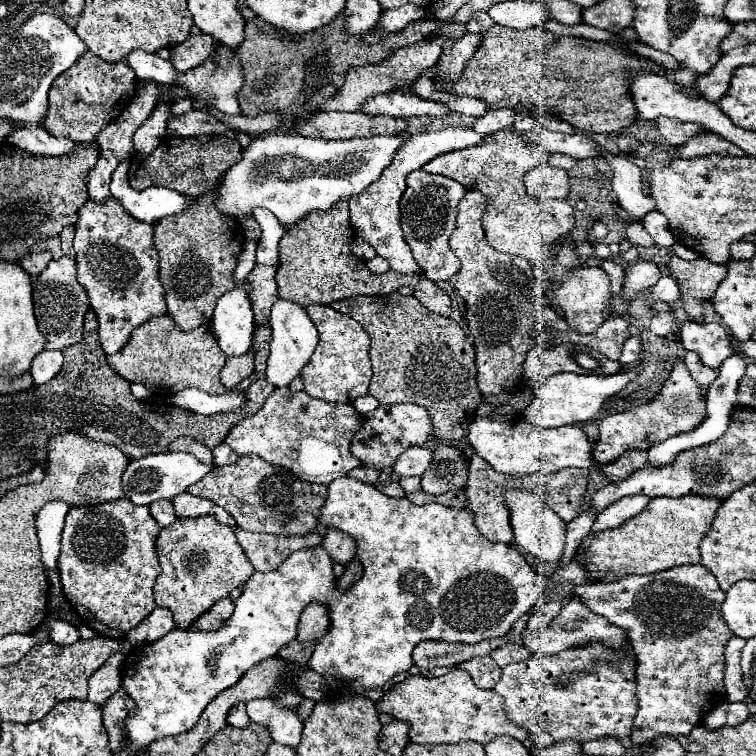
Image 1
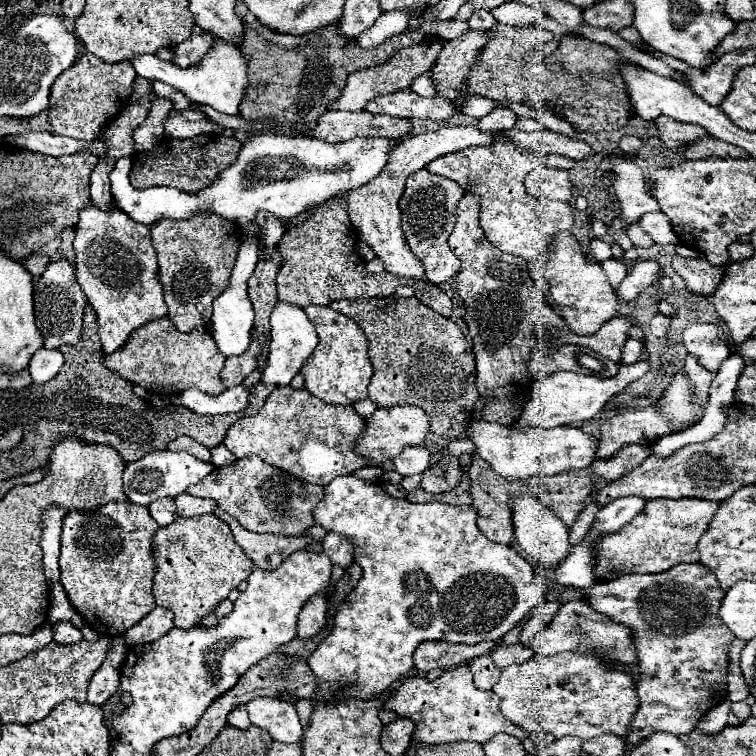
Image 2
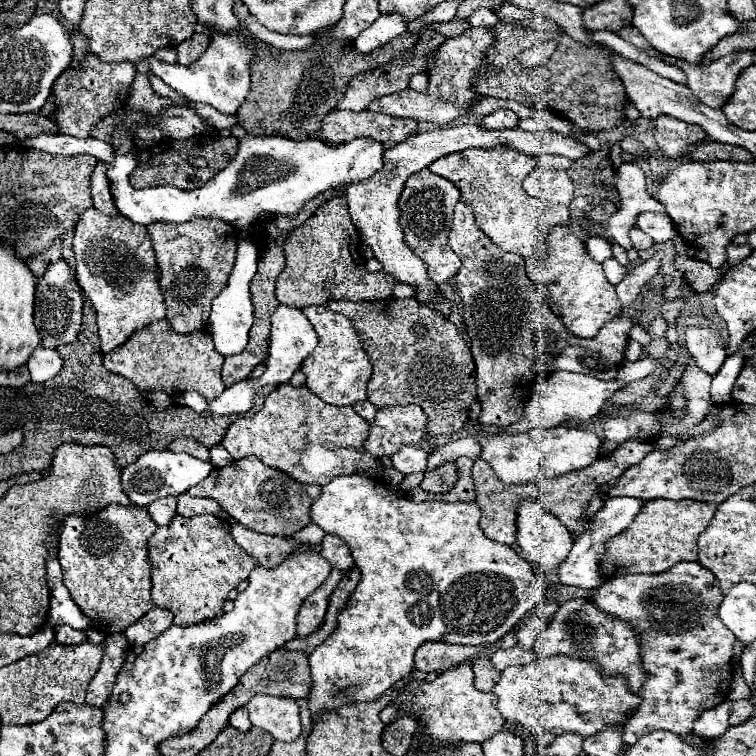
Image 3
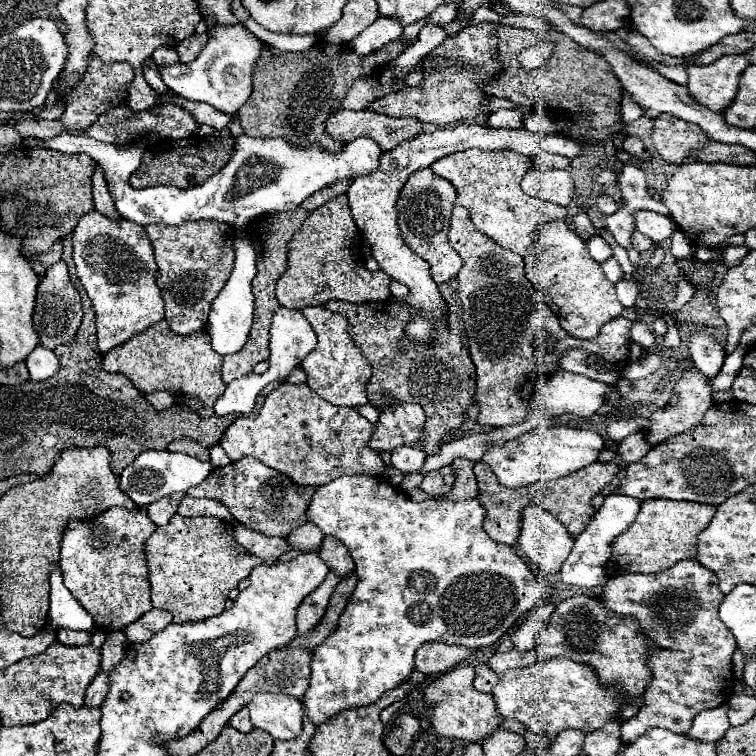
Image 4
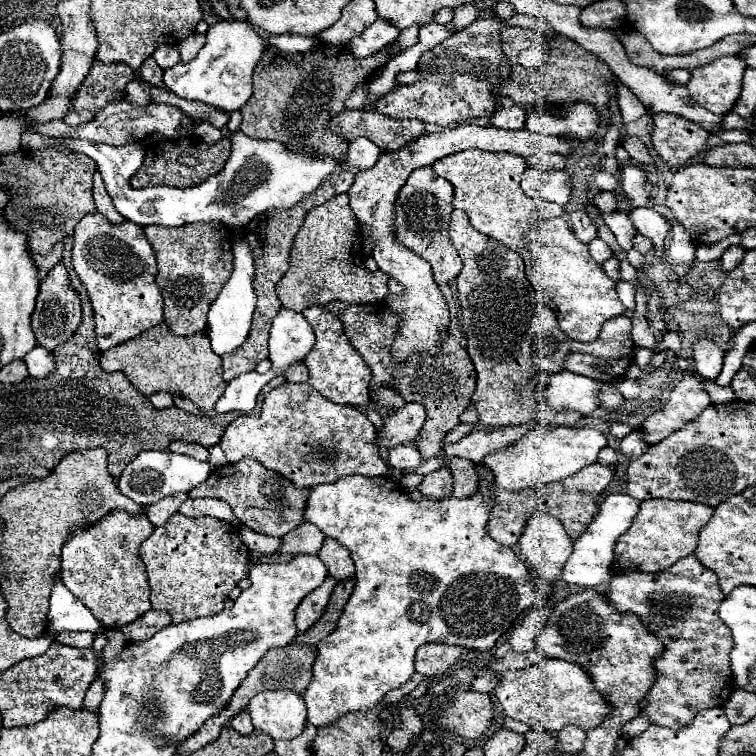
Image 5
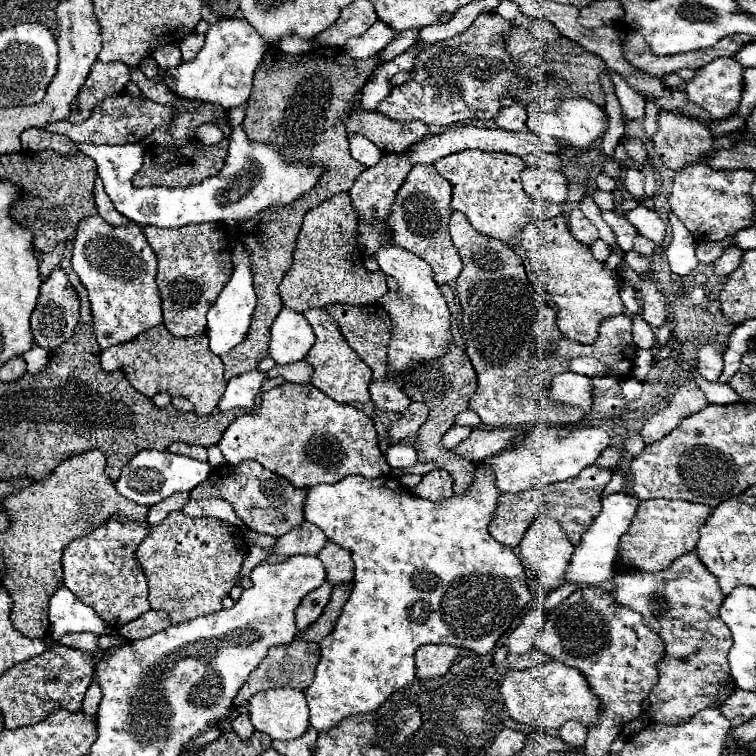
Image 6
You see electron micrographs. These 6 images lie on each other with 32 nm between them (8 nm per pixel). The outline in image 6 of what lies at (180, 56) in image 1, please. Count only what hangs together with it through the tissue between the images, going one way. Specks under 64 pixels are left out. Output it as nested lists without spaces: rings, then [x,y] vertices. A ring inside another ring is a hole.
[[[192,32],[192,34],[188,34],[182,42],[180,42],[180,50],[182,50],[182,60],[184,62],[188,62],[188,60],[192,60],[198,52],[200,52],[200,48],[204,46],[204,36],[200,36],[200,34],[196,34],[196,32]]]

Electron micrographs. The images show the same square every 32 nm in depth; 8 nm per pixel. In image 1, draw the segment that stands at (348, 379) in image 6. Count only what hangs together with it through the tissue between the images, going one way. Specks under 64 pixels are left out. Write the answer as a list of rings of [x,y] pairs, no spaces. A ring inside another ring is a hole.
[[[308,306],[306,312],[312,324],[318,328],[320,342],[310,362],[300,372],[304,380],[304,390],[314,398],[342,404],[352,404],[356,398],[366,396],[372,378],[372,366],[368,356],[370,338],[364,332],[364,328],[350,316],[344,316],[332,310],[330,306]]]

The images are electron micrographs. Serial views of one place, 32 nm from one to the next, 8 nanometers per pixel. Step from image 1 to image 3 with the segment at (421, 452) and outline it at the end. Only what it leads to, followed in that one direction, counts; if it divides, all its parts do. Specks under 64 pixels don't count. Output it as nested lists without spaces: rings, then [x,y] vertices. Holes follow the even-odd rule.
[[[404,446],[400,448],[400,452],[396,452],[396,456],[392,456],[392,466],[402,474],[414,474],[426,468],[426,458],[428,452],[424,448]]]

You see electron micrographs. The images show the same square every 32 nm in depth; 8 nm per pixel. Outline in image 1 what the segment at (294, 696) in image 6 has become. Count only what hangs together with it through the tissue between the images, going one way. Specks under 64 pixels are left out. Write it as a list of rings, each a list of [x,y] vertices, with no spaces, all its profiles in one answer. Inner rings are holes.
[[[258,698],[246,704],[248,716],[252,722],[266,726],[272,740],[286,746],[298,746],[302,736],[302,722],[296,712],[288,706],[276,704],[272,698]]]

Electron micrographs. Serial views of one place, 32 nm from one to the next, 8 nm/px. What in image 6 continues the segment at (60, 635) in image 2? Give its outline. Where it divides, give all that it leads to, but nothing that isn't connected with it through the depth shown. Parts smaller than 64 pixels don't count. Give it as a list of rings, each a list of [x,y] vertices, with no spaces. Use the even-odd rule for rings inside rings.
[[[80,632],[80,634],[66,634],[60,638],[60,644],[70,646],[70,648],[78,648],[84,652],[92,652],[96,656],[98,652],[98,636],[92,632]]]

